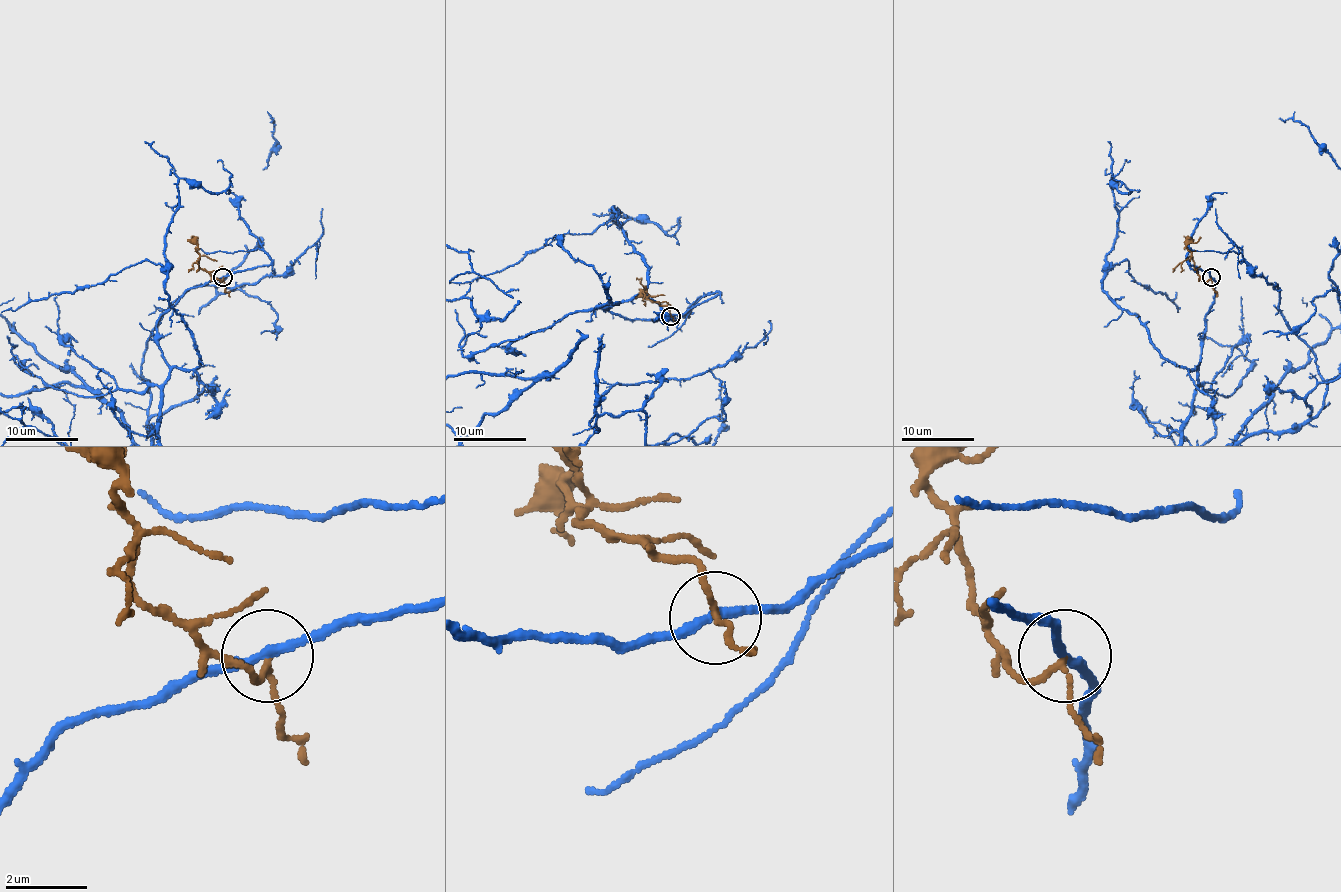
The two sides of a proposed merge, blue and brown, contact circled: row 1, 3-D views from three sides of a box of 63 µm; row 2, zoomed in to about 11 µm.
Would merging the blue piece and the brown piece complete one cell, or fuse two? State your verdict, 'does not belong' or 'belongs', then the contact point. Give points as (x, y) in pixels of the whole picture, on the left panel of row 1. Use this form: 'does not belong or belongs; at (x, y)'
does not belong; at (223, 277)

